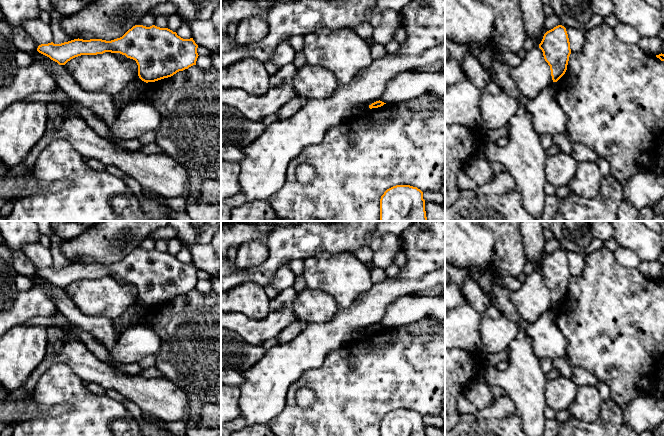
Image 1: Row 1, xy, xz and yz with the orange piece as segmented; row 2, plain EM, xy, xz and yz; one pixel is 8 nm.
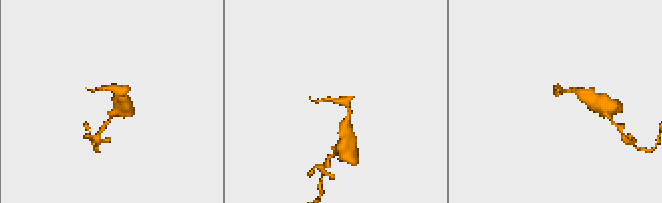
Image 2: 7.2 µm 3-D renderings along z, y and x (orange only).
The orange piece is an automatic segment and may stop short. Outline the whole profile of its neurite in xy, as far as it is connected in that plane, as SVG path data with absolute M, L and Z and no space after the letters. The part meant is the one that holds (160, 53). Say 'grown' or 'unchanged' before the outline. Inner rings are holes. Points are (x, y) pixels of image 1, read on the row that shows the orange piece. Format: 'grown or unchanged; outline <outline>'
unchanged; outline M135 25L122 37L111 41L78 38L61 44L41 44L37 51L59 65L81 55L120 53L136 61L139 78L148 83L196 65L197 48L193 38L183 39L168 28Z

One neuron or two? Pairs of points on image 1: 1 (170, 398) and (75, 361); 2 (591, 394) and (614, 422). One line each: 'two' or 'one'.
1: one
2: two

